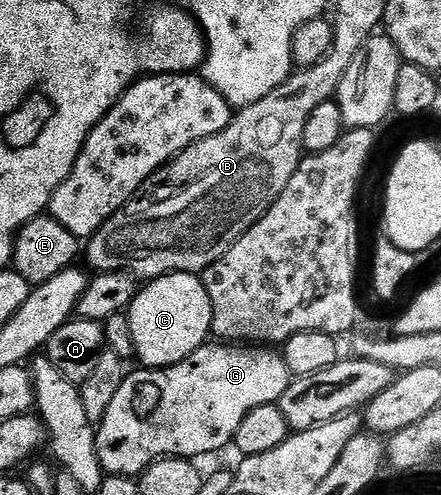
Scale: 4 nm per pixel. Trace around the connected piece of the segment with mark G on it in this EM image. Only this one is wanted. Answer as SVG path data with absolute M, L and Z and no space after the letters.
M205 343L201 349L194 351L182 363L171 365L169 369L149 369L147 367L137 368L137 373L129 372L125 376L122 387L118 387L118 395L114 395L114 399L110 402L110 411L106 411L106 415L96 430L96 454L100 460L100 465L104 468L105 474L113 477L127 477L129 479L139 478L144 472L150 468L155 461L163 461L165 457L178 457L181 459L197 459L203 453L216 453L219 449L224 449L233 444L236 439L236 432L242 419L246 419L246 415L250 411L254 411L254 407L262 407L263 405L275 405L279 402L281 395L286 391L290 380L290 374L283 356L275 348L272 347L241 347L236 343Z

